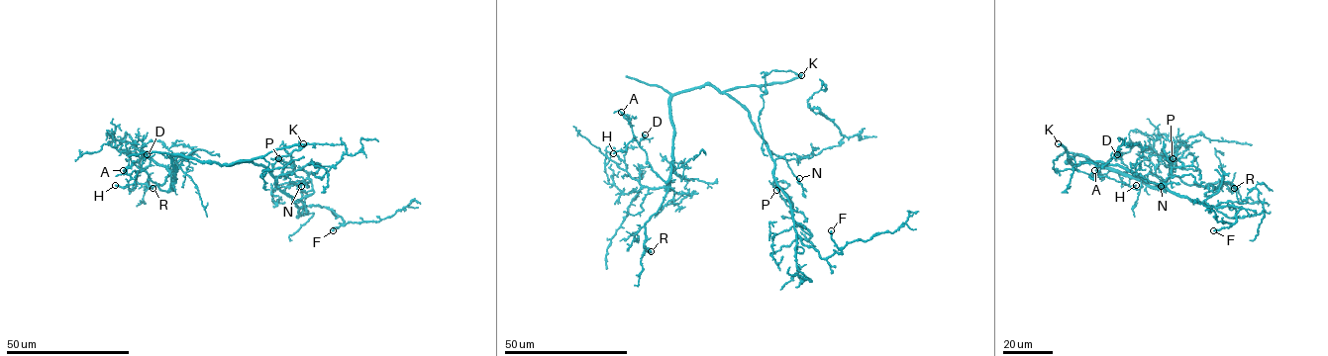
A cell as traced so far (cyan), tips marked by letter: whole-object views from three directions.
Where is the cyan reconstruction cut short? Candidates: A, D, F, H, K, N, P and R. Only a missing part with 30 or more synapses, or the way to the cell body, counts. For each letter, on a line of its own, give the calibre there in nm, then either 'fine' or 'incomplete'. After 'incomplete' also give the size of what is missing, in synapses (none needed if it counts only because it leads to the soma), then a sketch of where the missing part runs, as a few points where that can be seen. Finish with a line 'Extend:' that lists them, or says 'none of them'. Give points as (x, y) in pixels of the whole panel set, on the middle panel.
A: 160 nm | incomplete | 500 syn
D: 300 nm | fine
F: 440 nm | incomplete | 50 syn | (831, 230), (836, 221), (853, 208), (862, 185), (863, 172), (869, 167)
H: 320 nm | fine
K: 400 nm | incomplete | 550 syn
N: 220 nm | fine
P: 280 nm | fine
R: 280 nm | incomplete | 35 syn | (651, 251), (658, 264), (654, 283), (643, 285), (627, 279), (619, 284)
Extend: A, F, K, R

